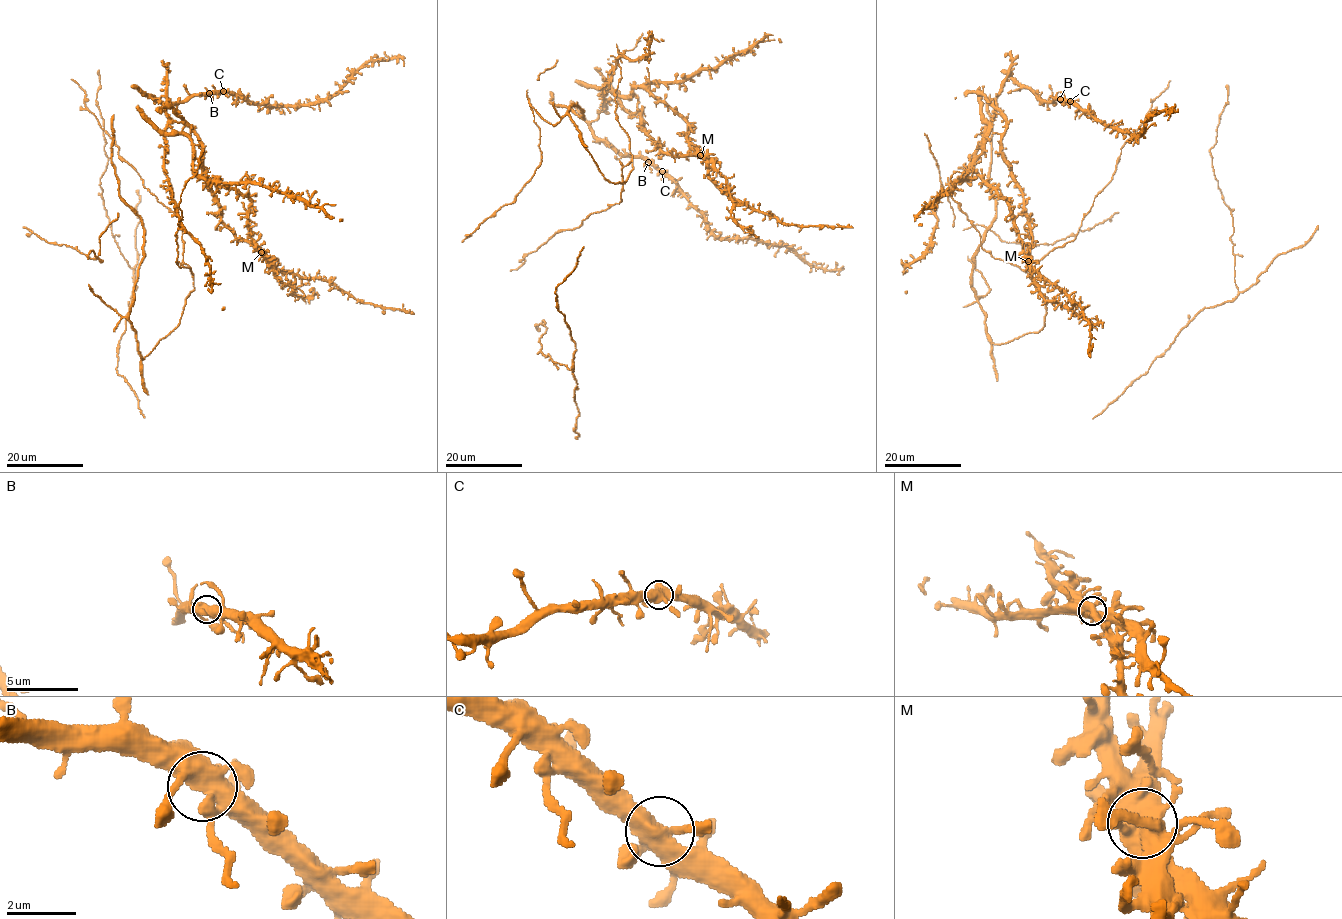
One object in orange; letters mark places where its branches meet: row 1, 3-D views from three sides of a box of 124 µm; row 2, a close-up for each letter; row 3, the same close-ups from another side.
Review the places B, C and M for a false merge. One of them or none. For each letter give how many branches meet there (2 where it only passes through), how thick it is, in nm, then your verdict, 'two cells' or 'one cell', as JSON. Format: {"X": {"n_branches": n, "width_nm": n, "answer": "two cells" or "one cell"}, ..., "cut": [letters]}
{"B": {"n_branches": 4, "width_nm": 550, "answer": "one cell"}, "C": {"n_branches": 4, "width_nm": 550, "answer": "one cell"}, "M": {"n_branches": 4, "width_nm": 600, "answer": "one cell"}, "cut": []}

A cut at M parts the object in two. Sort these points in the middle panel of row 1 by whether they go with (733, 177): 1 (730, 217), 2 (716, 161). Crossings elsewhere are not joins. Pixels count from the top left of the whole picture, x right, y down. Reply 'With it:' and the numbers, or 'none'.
With it: 1, 2

